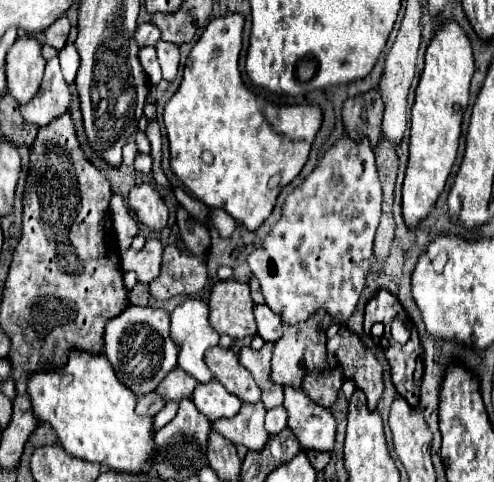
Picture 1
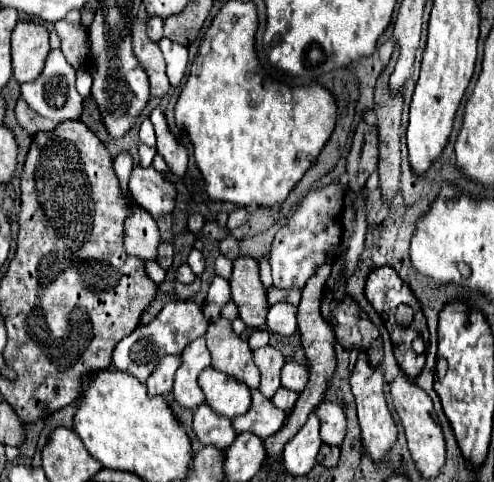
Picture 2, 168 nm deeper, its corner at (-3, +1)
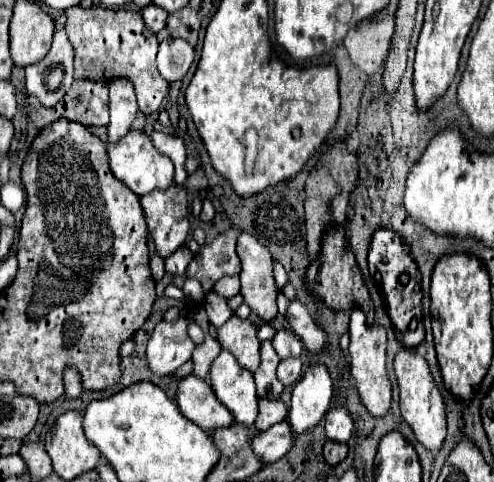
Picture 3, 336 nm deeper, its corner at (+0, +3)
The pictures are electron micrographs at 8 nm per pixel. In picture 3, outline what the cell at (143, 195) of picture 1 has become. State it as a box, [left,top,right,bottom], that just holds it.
[108,130,174,196]

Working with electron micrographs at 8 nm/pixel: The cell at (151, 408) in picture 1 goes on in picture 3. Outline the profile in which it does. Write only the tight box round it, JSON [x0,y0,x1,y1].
[146,312,194,376]

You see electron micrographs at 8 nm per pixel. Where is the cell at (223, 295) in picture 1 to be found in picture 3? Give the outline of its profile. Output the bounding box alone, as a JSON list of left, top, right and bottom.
[236,234,278,322]

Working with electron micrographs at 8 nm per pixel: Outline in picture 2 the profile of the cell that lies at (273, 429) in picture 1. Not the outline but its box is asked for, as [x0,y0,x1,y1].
[271,386,299,412]

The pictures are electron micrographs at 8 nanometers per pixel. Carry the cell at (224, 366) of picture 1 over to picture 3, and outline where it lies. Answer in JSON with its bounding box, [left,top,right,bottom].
[216,316,260,372]

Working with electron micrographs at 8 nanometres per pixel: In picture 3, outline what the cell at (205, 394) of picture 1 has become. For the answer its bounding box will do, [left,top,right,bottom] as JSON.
[208,350,258,426]

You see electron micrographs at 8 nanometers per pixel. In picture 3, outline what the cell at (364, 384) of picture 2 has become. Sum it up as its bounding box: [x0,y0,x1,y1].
[350,310,390,418]

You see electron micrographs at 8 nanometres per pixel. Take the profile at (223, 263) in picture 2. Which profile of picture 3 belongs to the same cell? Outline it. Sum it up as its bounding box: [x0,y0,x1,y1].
[214,276,240,298]

